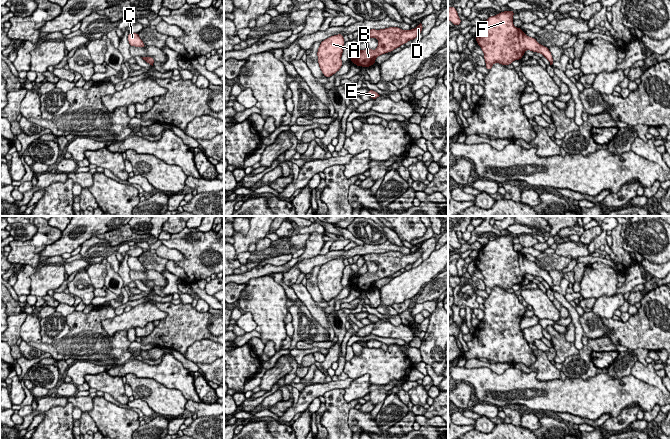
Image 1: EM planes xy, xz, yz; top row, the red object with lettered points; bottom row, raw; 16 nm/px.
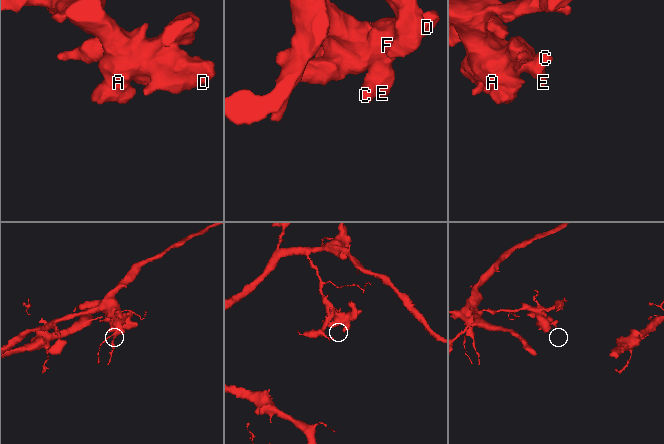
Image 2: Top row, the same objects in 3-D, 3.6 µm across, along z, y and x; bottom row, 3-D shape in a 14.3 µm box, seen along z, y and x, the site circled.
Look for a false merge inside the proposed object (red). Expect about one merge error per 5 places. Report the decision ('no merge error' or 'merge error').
no merge error

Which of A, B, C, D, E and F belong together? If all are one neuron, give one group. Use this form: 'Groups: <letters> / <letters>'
Groups: A B C D E F

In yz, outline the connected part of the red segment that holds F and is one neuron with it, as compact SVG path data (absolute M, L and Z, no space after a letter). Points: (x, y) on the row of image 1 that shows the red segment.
M512 10L500 12L479 26L475 39L484 53L485 67L491 70L494 63L510 65L521 60L526 50L541 53L552 65L554 61L549 48L514 26L514 13Z

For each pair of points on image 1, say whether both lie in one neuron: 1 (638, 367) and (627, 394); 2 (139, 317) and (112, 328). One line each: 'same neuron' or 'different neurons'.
1: different neurons
2: same neuron

